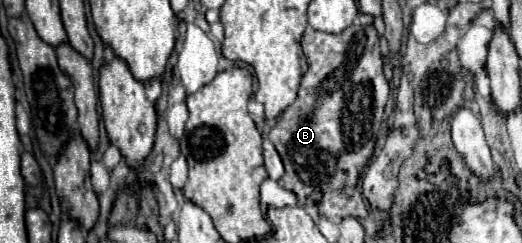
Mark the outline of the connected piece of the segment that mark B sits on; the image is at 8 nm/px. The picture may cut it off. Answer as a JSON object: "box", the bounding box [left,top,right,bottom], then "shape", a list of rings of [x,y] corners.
{"box":[270,25,390,223],"shape":[[[310,25],[302,35],[302,51],[308,61],[308,71],[300,83],[300,95],[296,101],[282,113],[278,123],[270,131],[270,141],[274,143],[278,155],[284,163],[284,175],[280,177],[280,187],[300,195],[310,195],[316,189],[324,191],[320,209],[324,217],[334,223],[340,223],[342,217],[368,217],[368,209],[362,193],[356,189],[360,169],[366,165],[368,157],[374,153],[376,133],[384,115],[384,105],[390,95],[388,81],[382,71],[380,43],[374,25],[350,25],[342,33],[324,33],[314,31]]]}

